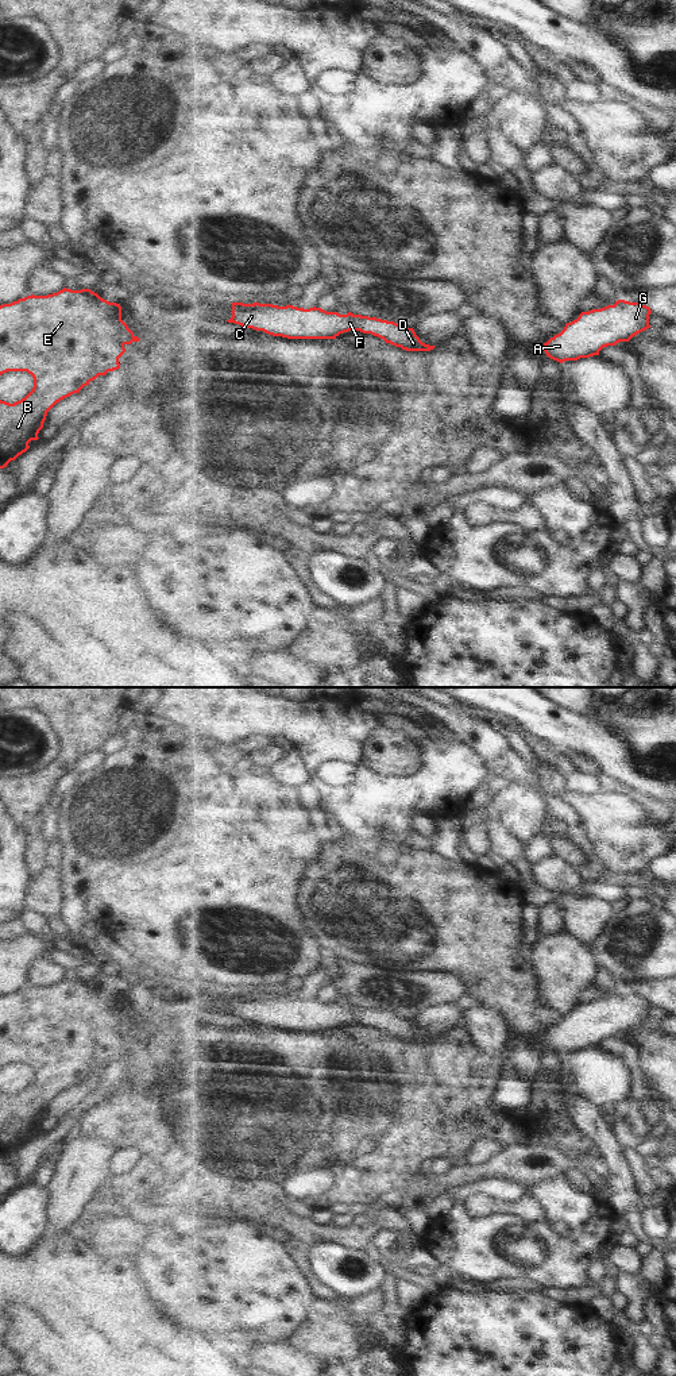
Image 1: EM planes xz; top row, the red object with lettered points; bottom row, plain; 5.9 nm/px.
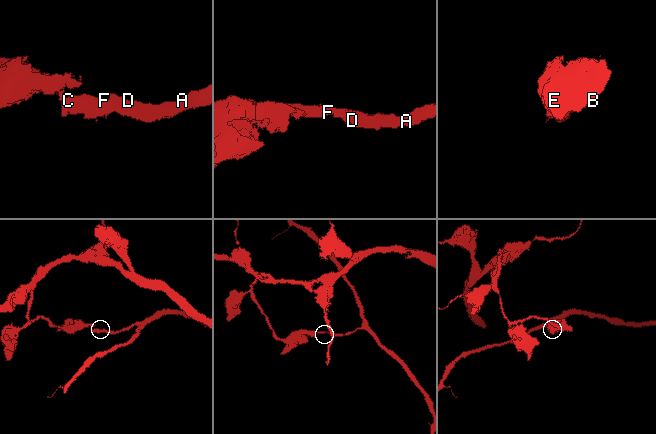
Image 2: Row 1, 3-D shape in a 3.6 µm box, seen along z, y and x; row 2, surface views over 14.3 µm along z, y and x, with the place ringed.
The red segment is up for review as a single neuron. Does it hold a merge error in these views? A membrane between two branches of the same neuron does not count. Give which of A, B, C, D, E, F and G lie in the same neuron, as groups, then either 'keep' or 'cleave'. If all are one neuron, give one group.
A C D F G / B E; cleave

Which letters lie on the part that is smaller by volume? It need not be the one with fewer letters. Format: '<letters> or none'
A, C, D, F, G.

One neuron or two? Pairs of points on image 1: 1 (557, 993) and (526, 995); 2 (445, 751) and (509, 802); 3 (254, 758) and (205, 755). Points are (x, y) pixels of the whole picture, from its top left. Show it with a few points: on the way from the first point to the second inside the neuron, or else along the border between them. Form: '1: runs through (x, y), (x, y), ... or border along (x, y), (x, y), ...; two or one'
1: border along (530, 962), (539, 979), (540, 993); two
2: border along (494, 797), (487, 804), (475, 808), (468, 816); two
3: border along (254, 743), (242, 754); two

